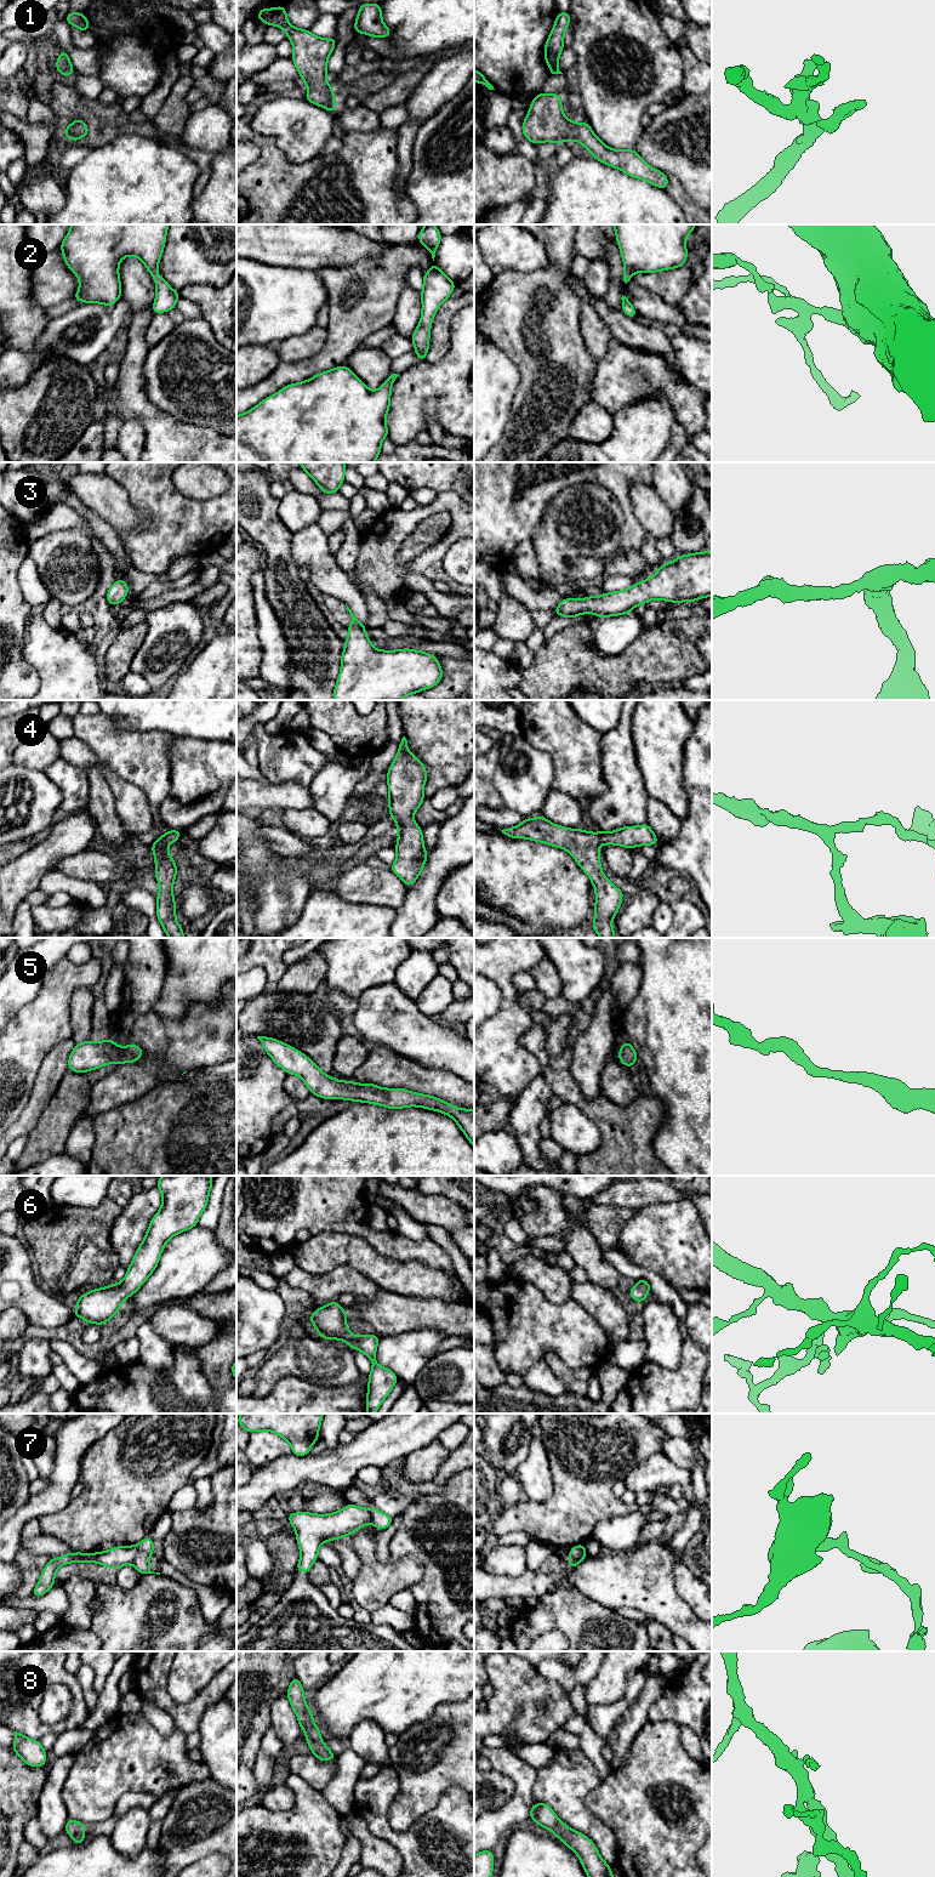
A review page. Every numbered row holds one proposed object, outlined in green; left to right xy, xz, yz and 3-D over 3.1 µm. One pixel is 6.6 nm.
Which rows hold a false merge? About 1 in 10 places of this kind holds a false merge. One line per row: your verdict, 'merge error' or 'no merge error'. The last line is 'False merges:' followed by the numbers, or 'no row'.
1: no merge error
2: no merge error
3: no merge error
4: no merge error
5: no merge error
6: no merge error
7: merge error
8: no merge error
False merges: 7

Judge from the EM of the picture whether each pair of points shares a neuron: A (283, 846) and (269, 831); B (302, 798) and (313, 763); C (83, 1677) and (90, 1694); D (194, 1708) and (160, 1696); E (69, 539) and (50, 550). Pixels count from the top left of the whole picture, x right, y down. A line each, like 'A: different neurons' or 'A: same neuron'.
A: same neuron
B: different neurons
C: same neuron
D: same neuron
E: same neuron

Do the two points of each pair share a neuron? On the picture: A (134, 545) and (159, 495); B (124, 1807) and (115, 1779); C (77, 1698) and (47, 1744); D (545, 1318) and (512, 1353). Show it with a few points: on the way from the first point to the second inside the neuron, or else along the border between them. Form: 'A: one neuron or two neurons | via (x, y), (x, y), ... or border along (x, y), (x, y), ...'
A: one neuron | via (147, 535), (159, 523), (159, 508)
B: two neurons | border along (148, 1791), (125, 1792), (119, 1798), (112, 1814)
C: two neurons | border along (57, 1734), (49, 1733), (39, 1740)
D: one neuron | via (535, 1326), (518, 1343)

